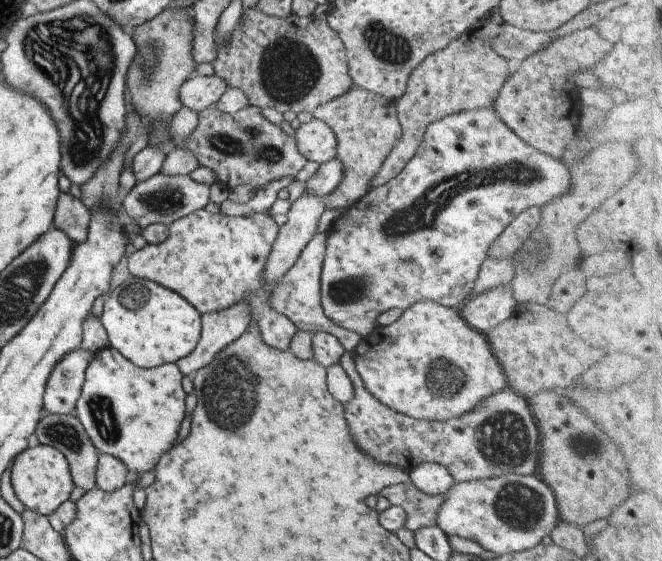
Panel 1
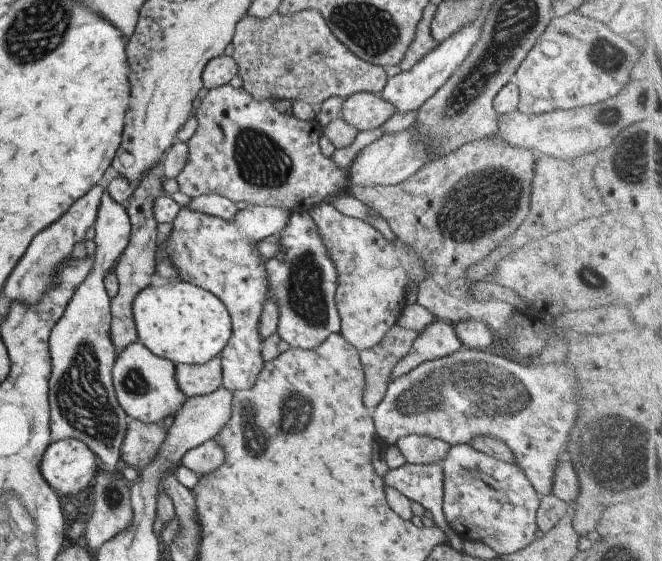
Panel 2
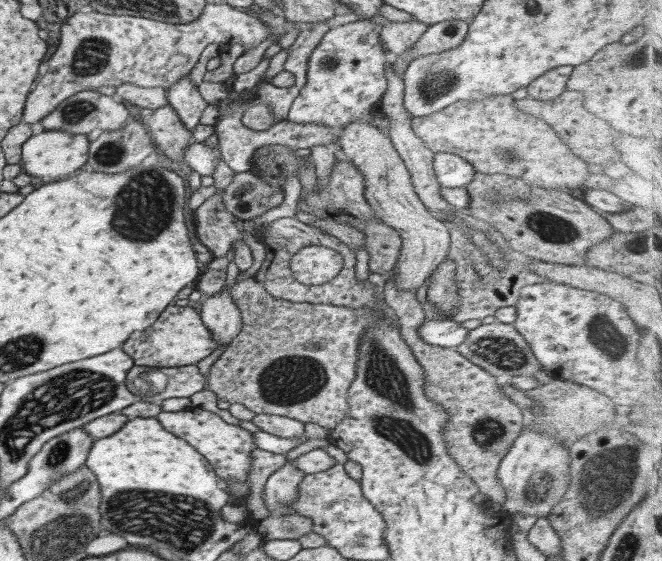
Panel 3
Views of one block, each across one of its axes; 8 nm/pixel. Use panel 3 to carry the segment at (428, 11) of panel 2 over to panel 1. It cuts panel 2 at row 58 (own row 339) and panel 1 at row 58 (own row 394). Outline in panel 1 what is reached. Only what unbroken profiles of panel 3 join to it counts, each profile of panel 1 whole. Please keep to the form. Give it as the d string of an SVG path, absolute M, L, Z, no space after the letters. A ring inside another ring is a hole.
M472 32L453 40L444 49L425 57L412 71L405 92L396 101L401 136L371 179L368 191L397 176L413 156L428 124L453 113L484 109L493 104L512 66L499 56L483 36Z

